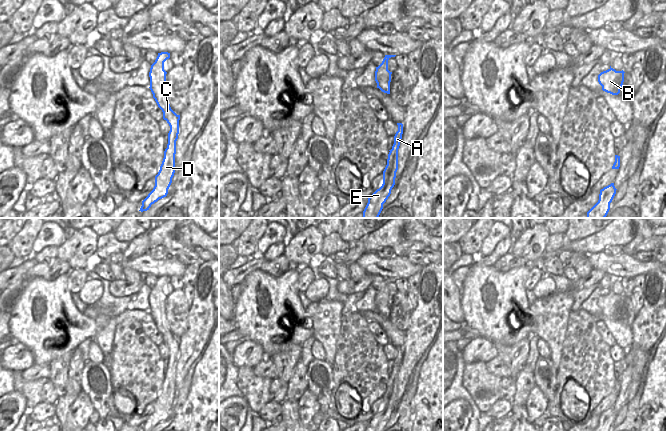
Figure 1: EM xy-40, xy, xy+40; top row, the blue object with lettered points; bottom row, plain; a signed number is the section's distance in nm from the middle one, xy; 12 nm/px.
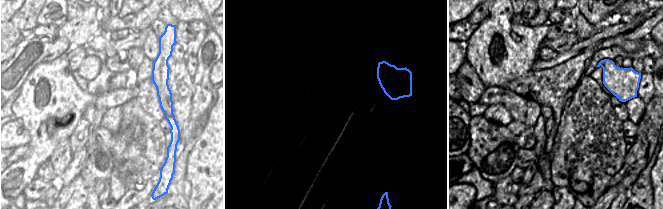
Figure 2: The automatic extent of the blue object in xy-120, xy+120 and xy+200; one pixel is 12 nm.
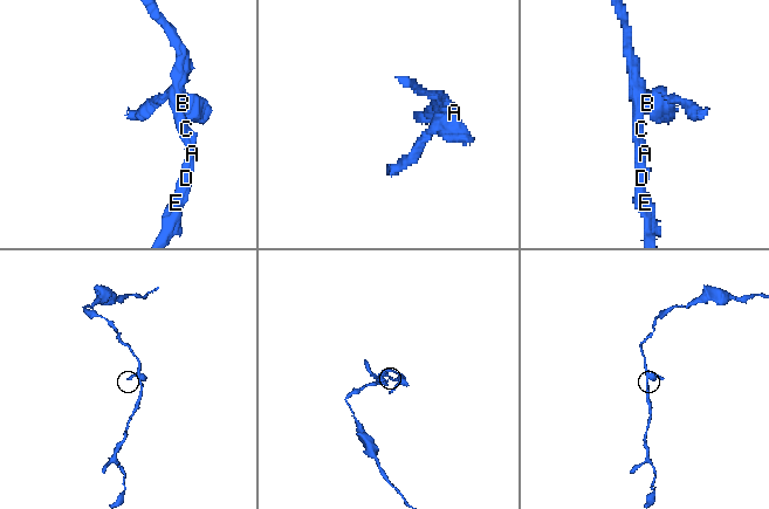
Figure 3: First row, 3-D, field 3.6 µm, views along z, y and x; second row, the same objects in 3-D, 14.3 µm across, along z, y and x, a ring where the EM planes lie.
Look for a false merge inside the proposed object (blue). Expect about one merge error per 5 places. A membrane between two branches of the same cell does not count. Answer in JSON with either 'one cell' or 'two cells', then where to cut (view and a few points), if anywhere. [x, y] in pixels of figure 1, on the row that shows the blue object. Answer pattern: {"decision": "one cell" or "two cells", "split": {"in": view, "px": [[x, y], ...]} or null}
{"decision": "two cells", "split": {"in": "xy", "px": [[390, 81], [380, 81], [377, 84]]}}

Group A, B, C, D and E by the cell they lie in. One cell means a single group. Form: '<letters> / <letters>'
A C D E / B

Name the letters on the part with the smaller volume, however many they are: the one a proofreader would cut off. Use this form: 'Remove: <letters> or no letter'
Remove: B

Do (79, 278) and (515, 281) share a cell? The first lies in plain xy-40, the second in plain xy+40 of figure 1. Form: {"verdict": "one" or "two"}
{"verdict": "two"}

